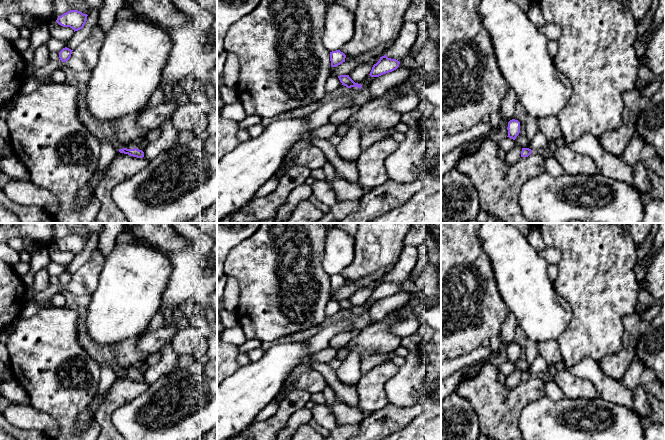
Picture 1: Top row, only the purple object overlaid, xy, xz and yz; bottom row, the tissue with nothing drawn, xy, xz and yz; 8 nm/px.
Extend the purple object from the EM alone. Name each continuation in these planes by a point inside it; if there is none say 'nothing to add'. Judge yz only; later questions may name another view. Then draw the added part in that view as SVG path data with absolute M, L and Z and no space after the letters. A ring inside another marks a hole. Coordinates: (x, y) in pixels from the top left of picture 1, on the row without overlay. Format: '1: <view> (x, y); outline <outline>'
1: yz (539, 365); outline M538 356L533 363L529 366L528 372L532 374L532 376L537 375L538 373L545 373L548 369L548 363L546 360Z

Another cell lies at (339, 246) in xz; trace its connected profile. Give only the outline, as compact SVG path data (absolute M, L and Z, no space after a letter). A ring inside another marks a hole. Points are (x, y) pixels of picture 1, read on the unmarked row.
M330 227L326 233L323 270L329 275L341 274L354 259L354 238L343 229Z

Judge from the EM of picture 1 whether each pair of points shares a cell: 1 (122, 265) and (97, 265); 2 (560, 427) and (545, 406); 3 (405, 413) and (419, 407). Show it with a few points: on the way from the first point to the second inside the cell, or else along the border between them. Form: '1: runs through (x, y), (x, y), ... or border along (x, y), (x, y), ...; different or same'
1: border along (105, 258), (96, 287); different
2: runs through (555, 422), (545, 411); same
3: runs through (408, 413), (416, 410); same

